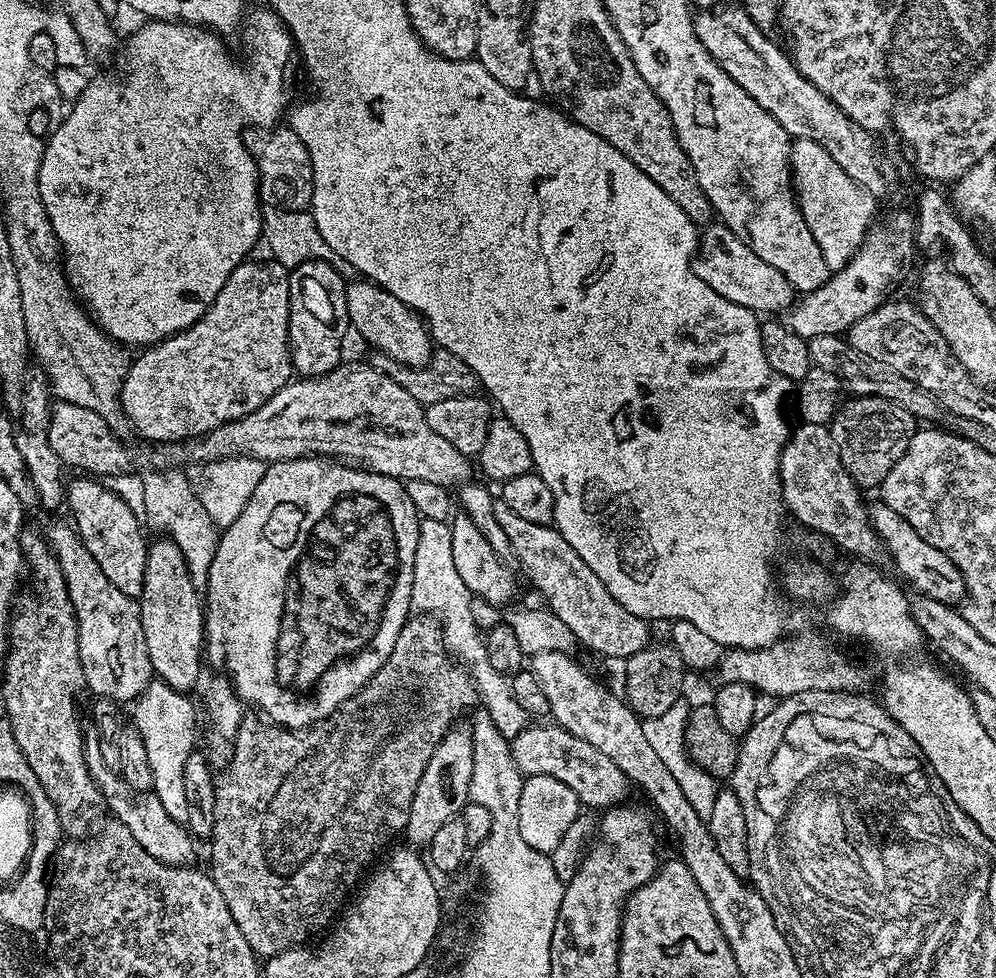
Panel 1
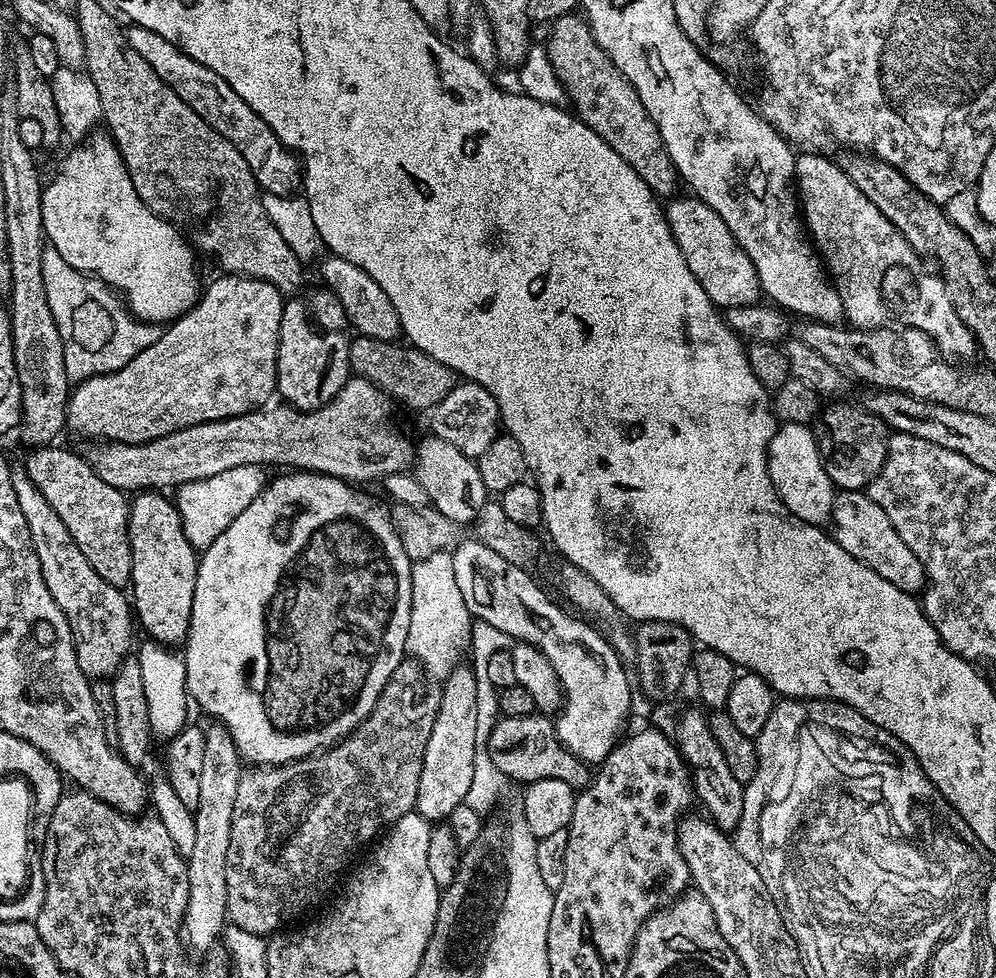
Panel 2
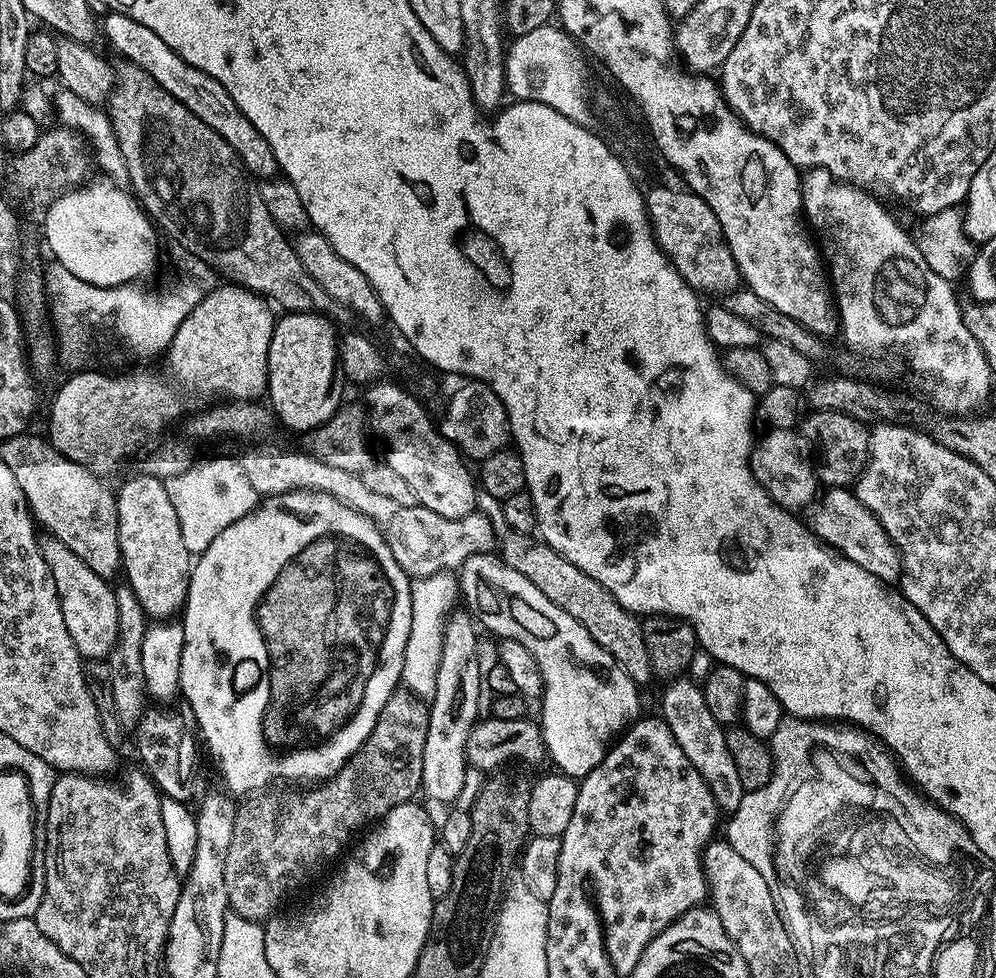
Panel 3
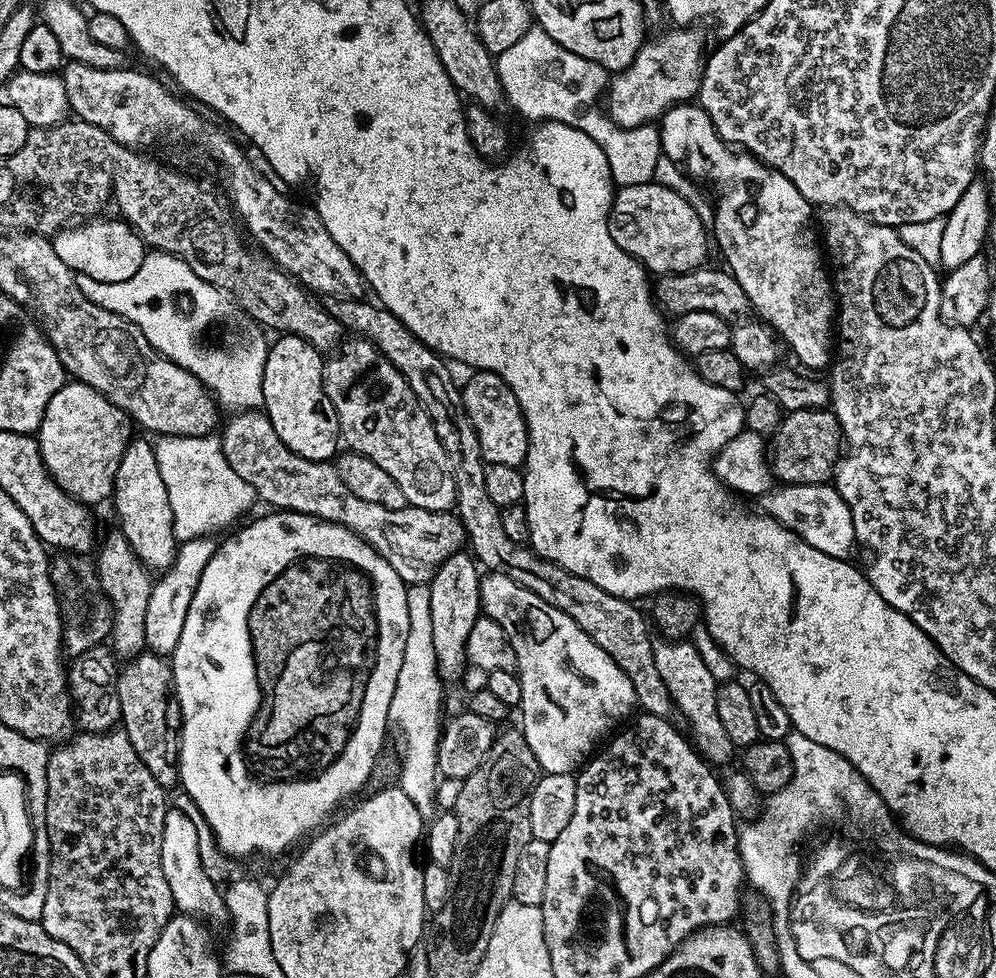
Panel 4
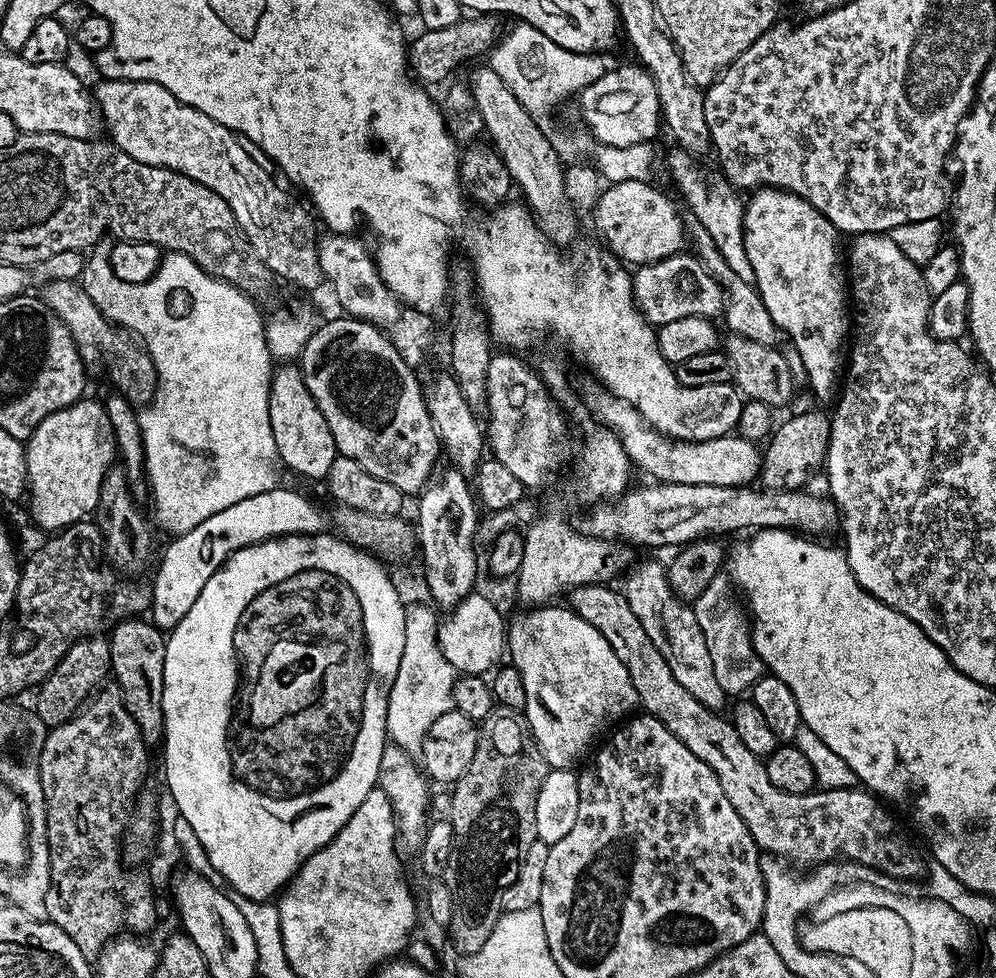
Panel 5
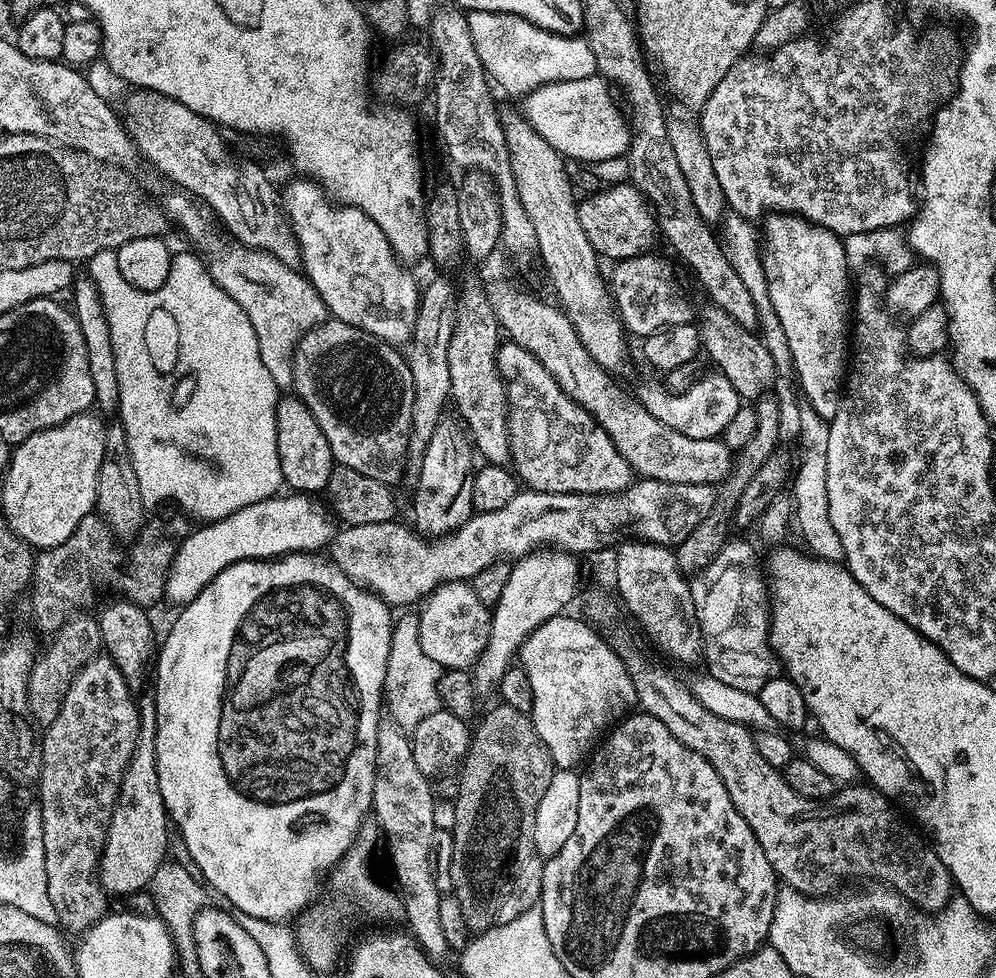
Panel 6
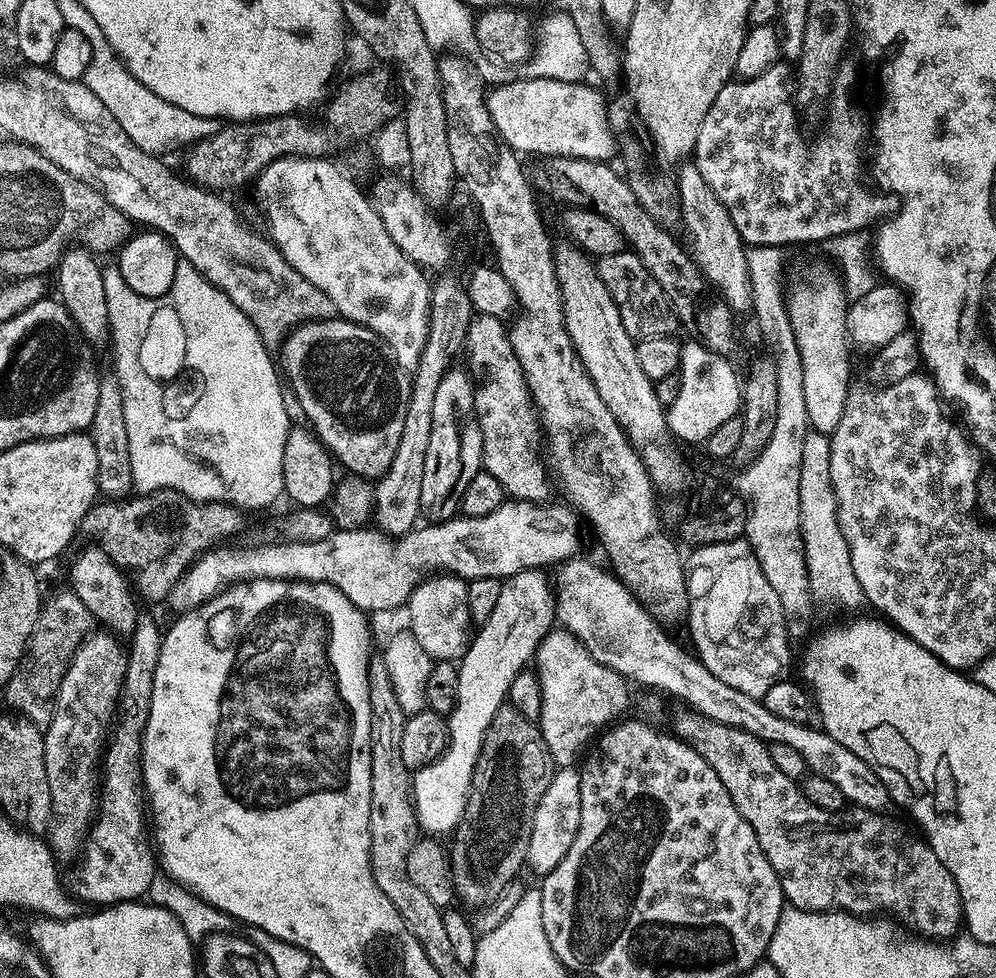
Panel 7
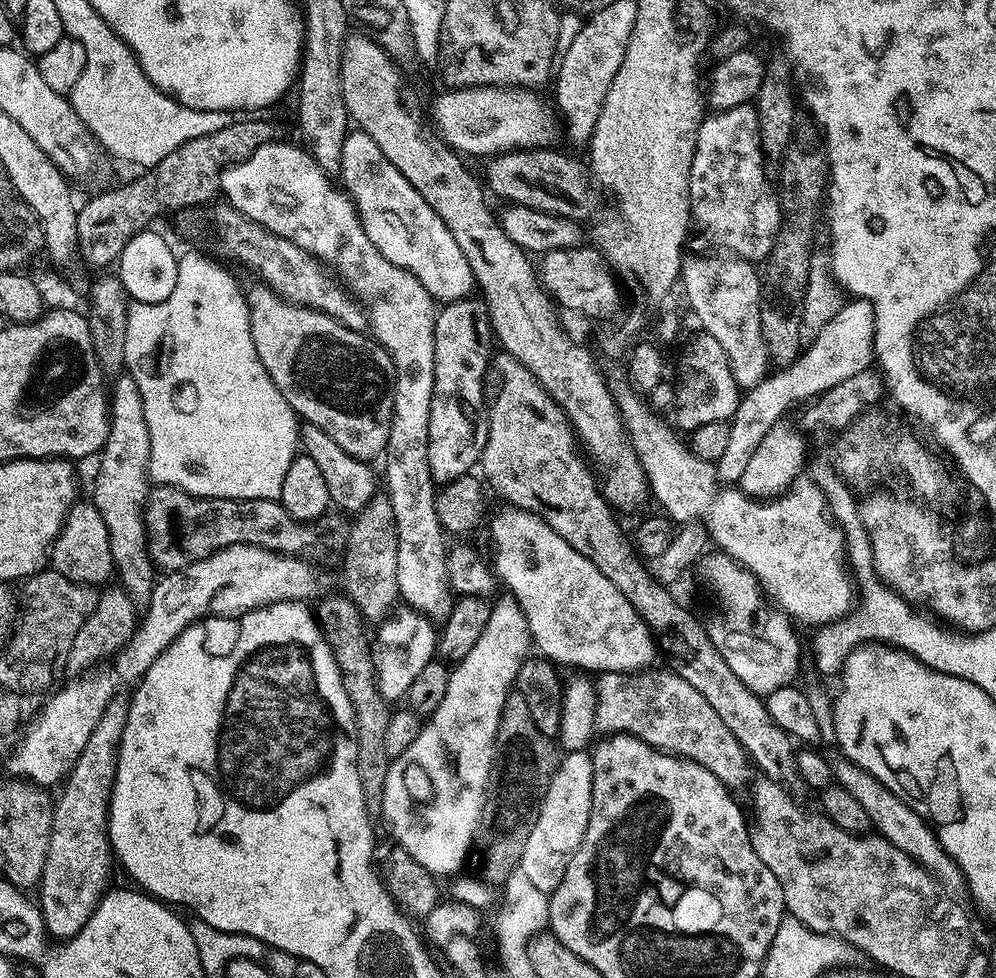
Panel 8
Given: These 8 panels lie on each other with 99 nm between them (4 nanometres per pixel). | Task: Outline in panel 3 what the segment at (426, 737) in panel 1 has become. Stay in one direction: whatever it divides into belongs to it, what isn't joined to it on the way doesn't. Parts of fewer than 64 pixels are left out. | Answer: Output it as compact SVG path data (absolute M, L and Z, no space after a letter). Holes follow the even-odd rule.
M397 690L393 692L390 699L386 702L386 706L382 706L382 714L378 714L378 722L374 726L374 730L370 730L370 734L366 738L366 742L362 745L354 755L348 759L348 763L332 777L331 780L321 783L313 792L302 797L296 805L293 806L290 801L275 800L272 796L266 796L262 800L260 798L252 798L249 804L240 804L236 810L236 821L234 822L234 834L230 838L230 850L226 850L226 890L228 891L228 906L231 911L246 919L257 922L267 921L268 917L277 911L276 908L280 904L280 900L287 898L287 892L294 889L298 884L302 883L311 872L316 871L327 860L332 860L336 855L339 857L345 851L344 843L348 839L351 841L365 826L371 825L373 822L379 821L394 806L409 803L413 799L415 792L421 791L420 783L422 782L422 750L426 750L426 730L428 729L428 704L423 699L413 696L407 690ZM292 820L292 832L288 832L288 828L284 823ZM364 824L364 825L363 825ZM361 827L361 828L360 828ZM360 828L360 829L359 829ZM357 831L357 832L356 832ZM356 832L356 833L355 833ZM353 835L353 836L352 836ZM352 836L352 837L351 837ZM344 848L344 849L343 849ZM341 851L341 852L340 852ZM340 852L340 853L339 853Z

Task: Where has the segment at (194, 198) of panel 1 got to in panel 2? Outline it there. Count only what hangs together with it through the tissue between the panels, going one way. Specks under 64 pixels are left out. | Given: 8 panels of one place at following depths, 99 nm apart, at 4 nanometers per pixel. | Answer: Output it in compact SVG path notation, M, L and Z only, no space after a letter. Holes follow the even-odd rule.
M106 134L96 135L89 135L86 142L72 146L68 157L61 162L56 177L43 185L40 197L44 235L51 247L57 248L61 254L77 252L81 272L95 274L109 288L123 293L128 310L136 319L159 325L171 322L190 311L202 292L202 283L196 277L194 249L177 225L156 216L142 202L142 198L138 198L115 140Z

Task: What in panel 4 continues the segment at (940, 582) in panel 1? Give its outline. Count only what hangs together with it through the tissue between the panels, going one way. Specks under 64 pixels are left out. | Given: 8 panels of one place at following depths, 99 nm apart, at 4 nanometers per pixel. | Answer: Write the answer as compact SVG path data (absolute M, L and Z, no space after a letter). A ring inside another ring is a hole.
M781 483L759 497L758 504L763 515L774 518L782 526L786 526L795 536L800 536L802 542L814 546L814 550L822 550L822 554L830 554L830 558L846 561L853 559L852 551L857 551L858 545L850 506L846 506L842 494L831 483Z

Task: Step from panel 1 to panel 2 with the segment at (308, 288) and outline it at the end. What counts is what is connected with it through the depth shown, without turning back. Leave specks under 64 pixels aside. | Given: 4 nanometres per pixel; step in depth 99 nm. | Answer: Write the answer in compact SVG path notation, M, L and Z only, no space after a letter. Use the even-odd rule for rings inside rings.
M317 286L313 292L307 292L293 295L285 303L276 355L276 392L285 405L300 412L313 412L326 406L350 378L348 316L327 288Z

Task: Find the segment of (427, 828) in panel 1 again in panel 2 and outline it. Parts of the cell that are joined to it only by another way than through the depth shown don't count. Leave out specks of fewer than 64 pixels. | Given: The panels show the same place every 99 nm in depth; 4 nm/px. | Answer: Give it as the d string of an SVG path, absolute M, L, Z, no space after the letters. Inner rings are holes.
M457 666L447 673L442 680L440 705L434 722L434 730L430 730L430 742L426 742L426 754L422 762L422 778L418 782L418 798L415 811L430 822L447 821L454 806L464 803L470 790L470 778L474 778L474 754L476 753L476 723L478 722L478 690L476 674L468 666Z

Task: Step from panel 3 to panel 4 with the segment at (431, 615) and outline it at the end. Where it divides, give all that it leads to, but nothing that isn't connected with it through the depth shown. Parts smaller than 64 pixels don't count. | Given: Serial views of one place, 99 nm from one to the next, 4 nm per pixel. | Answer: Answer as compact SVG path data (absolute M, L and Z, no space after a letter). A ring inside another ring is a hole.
M409 584L406 594L406 606L410 614L410 630L406 634L406 650L402 650L402 670L398 670L398 682L394 686L394 698L390 698L388 723L393 729L400 731L400 740L404 743L404 753L400 756L400 780L398 786L418 806L418 810L428 818L437 811L436 780L438 769L436 759L438 750L434 746L420 748L420 728L416 724L408 724L408 712L436 712L444 700L445 685L440 679L440 671L436 668L436 651L434 650L434 634L430 630L430 590L428 584Z

